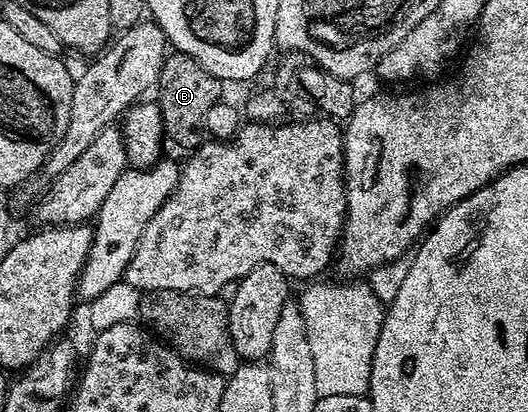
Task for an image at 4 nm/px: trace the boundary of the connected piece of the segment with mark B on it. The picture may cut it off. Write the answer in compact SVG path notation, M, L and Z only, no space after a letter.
M173 51L165 55L160 78L154 89L164 123L165 137L169 141L172 139L180 148L199 148L206 136L205 124L210 108L222 100L220 88L222 81L185 52Z

